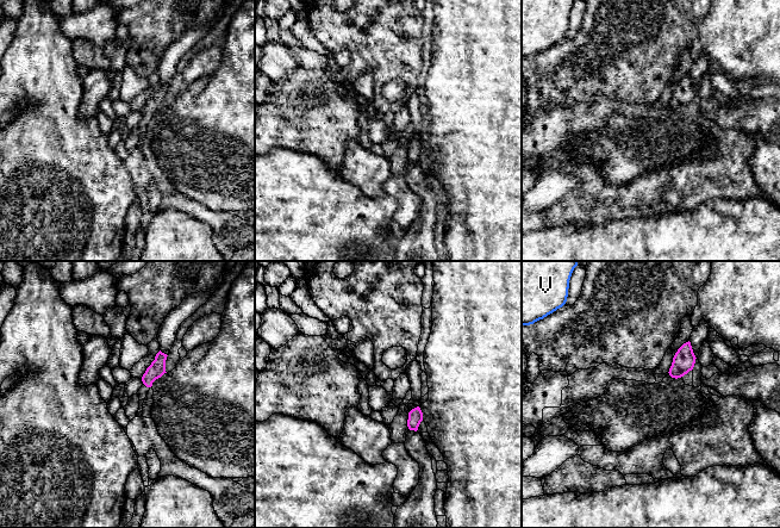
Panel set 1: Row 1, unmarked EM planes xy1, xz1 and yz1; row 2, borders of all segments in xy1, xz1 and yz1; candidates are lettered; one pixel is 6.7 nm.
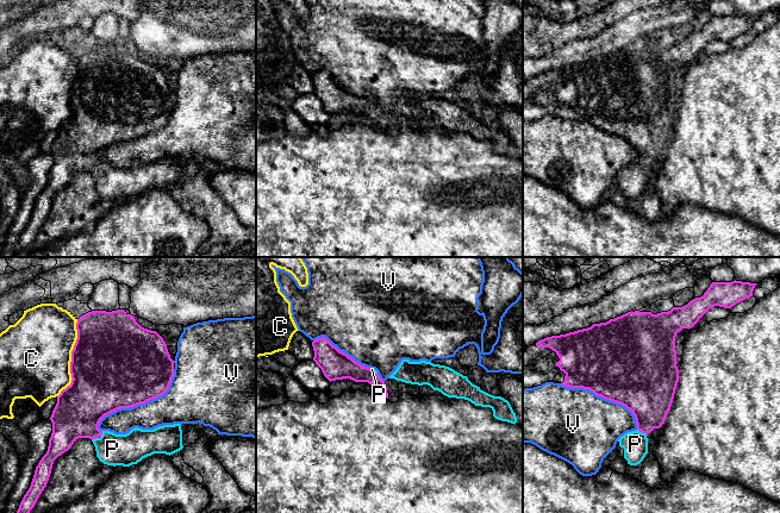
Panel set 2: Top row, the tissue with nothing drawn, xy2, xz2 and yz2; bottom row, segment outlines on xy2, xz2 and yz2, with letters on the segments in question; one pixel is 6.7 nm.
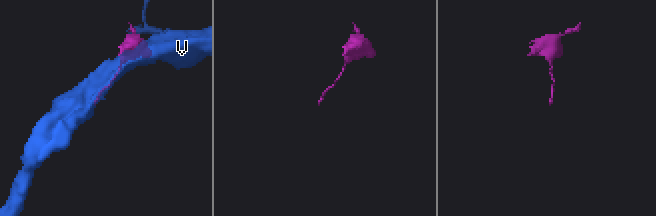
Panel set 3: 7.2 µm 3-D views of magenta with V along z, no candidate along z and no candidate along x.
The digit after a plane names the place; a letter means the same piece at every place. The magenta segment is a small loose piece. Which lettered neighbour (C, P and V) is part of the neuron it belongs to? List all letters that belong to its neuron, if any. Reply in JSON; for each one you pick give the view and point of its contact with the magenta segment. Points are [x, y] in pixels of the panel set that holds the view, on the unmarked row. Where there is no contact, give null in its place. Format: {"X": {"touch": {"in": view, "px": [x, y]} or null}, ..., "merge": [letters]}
{"P": {"touch": {"in": "yz2", "px": [642, 166]}}, "merge": ["P"]}

